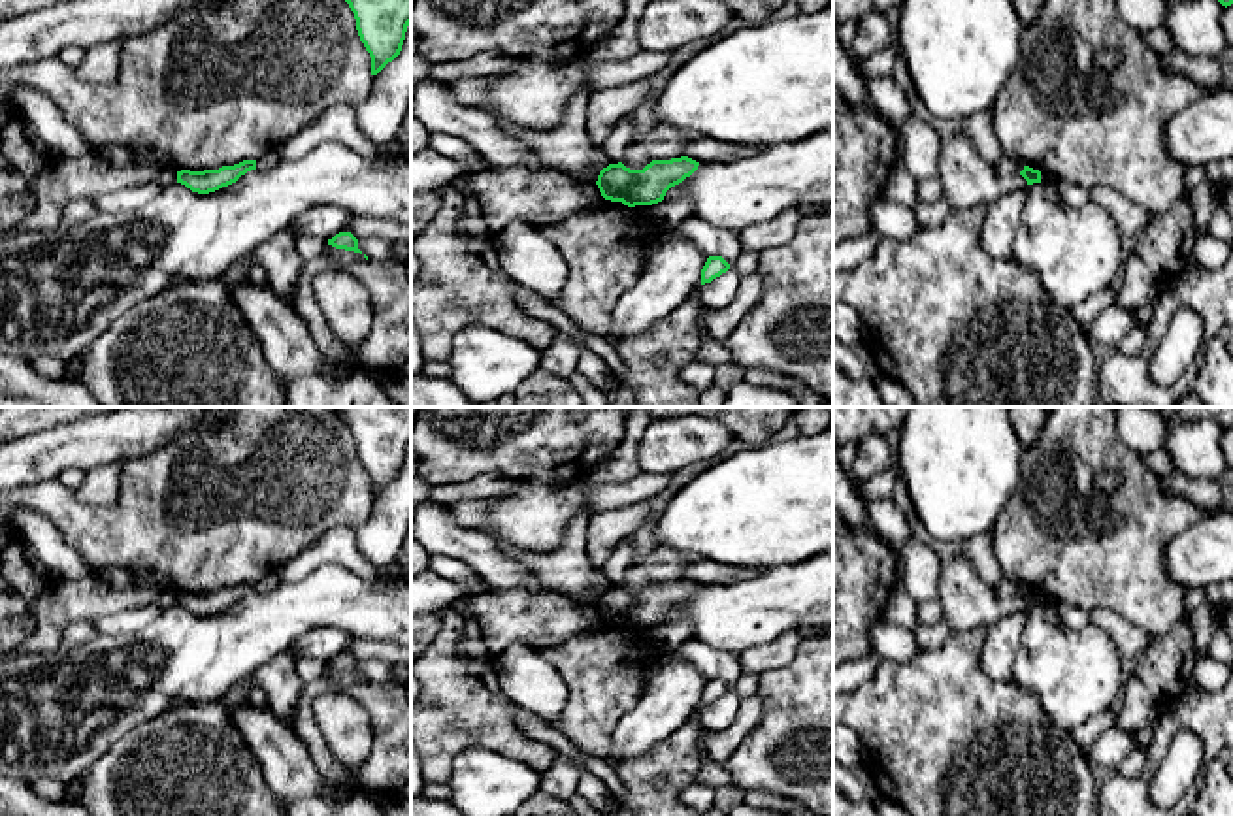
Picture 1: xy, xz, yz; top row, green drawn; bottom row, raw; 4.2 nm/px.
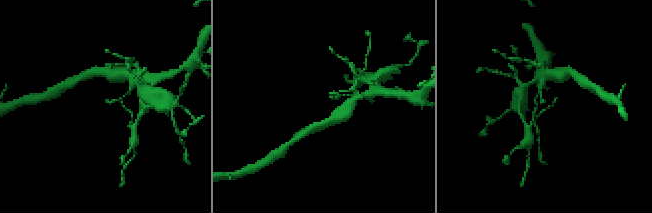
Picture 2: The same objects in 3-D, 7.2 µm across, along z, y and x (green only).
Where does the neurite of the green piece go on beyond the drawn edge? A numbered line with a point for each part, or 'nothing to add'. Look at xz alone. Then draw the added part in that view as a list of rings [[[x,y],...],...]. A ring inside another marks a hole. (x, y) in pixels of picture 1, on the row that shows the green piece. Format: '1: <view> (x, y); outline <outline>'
nothing to add

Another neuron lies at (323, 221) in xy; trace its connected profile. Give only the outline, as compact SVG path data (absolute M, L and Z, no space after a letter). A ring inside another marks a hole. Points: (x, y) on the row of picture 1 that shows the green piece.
M315 205L305 213L300 213L288 228L300 236L313 236L324 241L332 239L339 232L349 232L349 226L356 215L337 205Z

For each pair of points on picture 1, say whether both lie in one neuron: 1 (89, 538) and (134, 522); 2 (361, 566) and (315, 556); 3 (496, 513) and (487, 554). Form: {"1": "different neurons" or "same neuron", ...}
{"1": "same neuron", "2": "same neuron", "3": "different neurons"}

